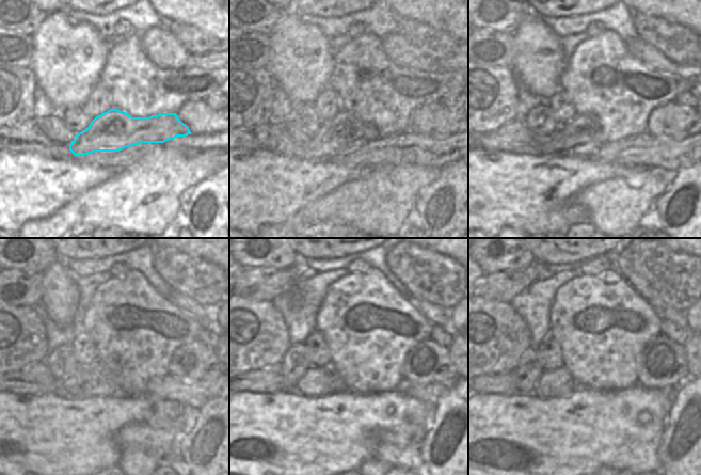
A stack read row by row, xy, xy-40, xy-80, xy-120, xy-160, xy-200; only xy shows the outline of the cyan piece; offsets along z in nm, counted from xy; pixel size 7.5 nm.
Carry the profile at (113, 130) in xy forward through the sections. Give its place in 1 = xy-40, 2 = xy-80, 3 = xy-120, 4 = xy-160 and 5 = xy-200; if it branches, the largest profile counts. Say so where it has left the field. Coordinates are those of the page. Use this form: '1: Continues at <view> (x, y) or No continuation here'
1: Continues at xy-40 (345, 133)
2: Continues at xy-80 (580, 138)
3: Continues at xy-120 (35, 378)
4: Continues at xy-160 (269, 379)
5: Continues at xy-200 (504, 384).

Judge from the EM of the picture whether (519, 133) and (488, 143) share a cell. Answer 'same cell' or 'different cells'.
same cell

